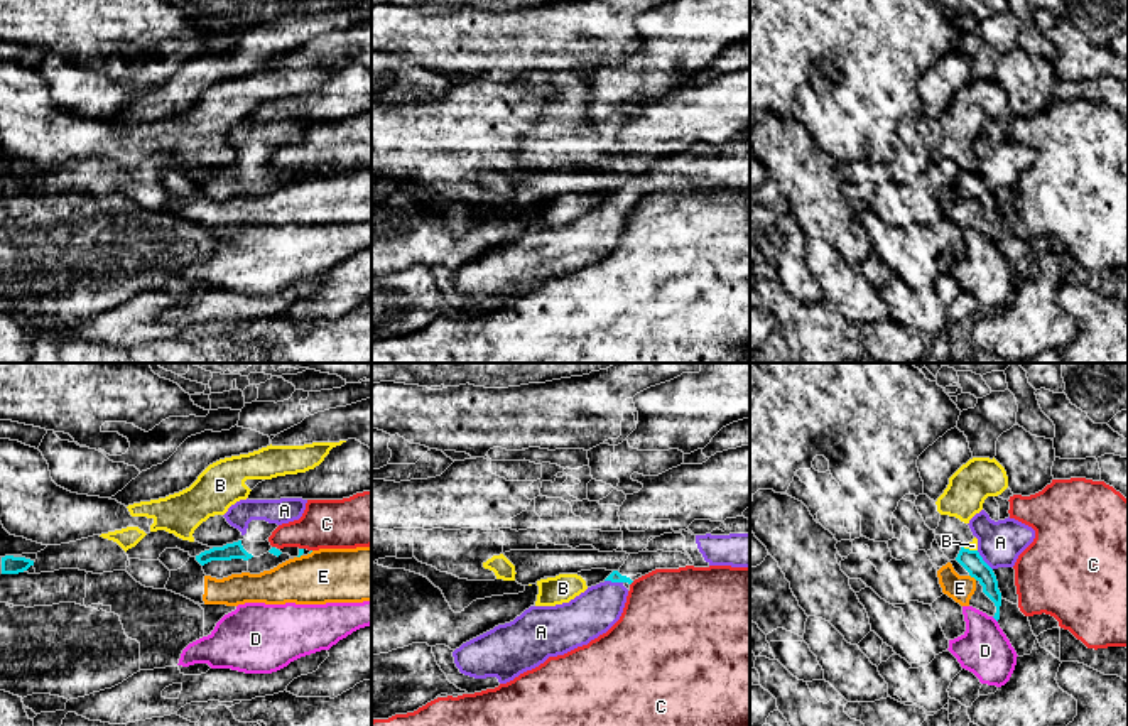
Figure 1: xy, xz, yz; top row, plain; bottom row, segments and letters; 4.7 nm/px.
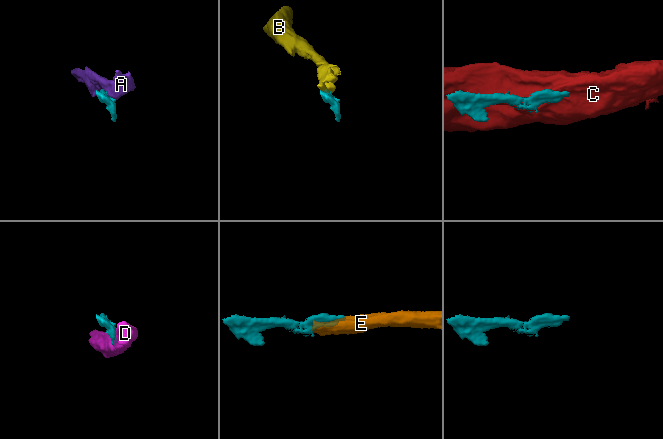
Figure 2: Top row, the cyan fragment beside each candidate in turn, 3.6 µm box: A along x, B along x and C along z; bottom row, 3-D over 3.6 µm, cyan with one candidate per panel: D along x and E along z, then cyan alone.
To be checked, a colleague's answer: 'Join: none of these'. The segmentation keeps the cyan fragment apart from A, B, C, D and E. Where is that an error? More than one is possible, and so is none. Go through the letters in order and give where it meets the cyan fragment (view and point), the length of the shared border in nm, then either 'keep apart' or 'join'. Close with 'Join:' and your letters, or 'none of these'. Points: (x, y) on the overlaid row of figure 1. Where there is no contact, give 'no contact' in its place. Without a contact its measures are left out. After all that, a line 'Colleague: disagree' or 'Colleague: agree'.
A: yz (983, 561) | 120 nm | keep apart
B: yz (968, 549) | 80 nm | keep apart
C: xy (301, 549) | 30 nm | keep apart
D: yz (995, 618) | 40 nm | keep apart
E: yz (973, 576) | 50 nm | join
Join: E
Colleague: disagree

